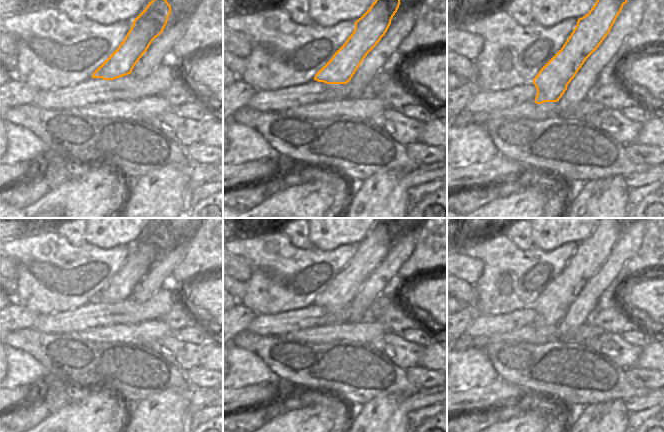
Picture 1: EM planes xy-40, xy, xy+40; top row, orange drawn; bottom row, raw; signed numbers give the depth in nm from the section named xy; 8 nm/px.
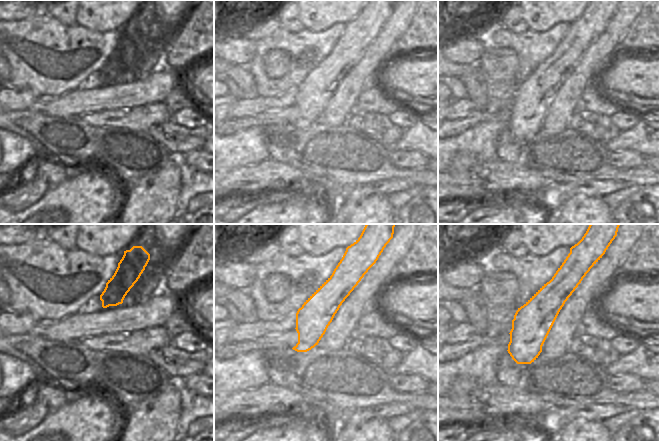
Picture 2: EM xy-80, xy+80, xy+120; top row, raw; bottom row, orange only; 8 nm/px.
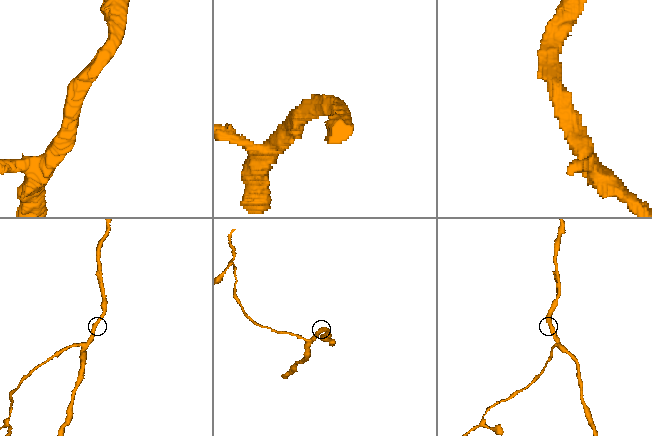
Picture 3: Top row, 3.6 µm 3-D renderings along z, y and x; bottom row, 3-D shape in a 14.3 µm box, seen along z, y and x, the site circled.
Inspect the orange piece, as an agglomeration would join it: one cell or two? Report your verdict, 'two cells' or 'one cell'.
one cell

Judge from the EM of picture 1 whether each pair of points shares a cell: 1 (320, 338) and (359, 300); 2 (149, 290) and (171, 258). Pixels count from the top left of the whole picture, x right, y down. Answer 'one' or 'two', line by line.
1: two
2: one

